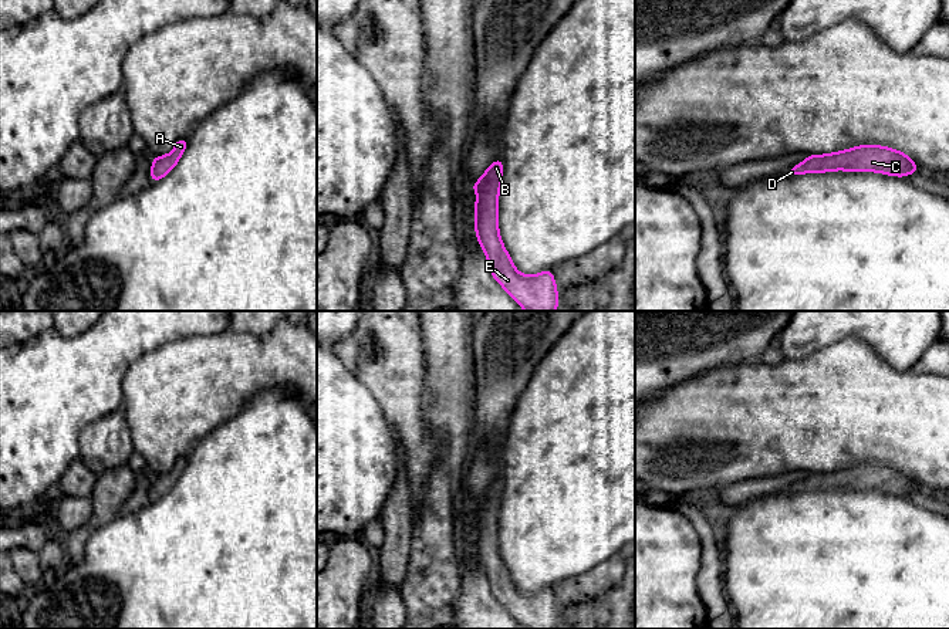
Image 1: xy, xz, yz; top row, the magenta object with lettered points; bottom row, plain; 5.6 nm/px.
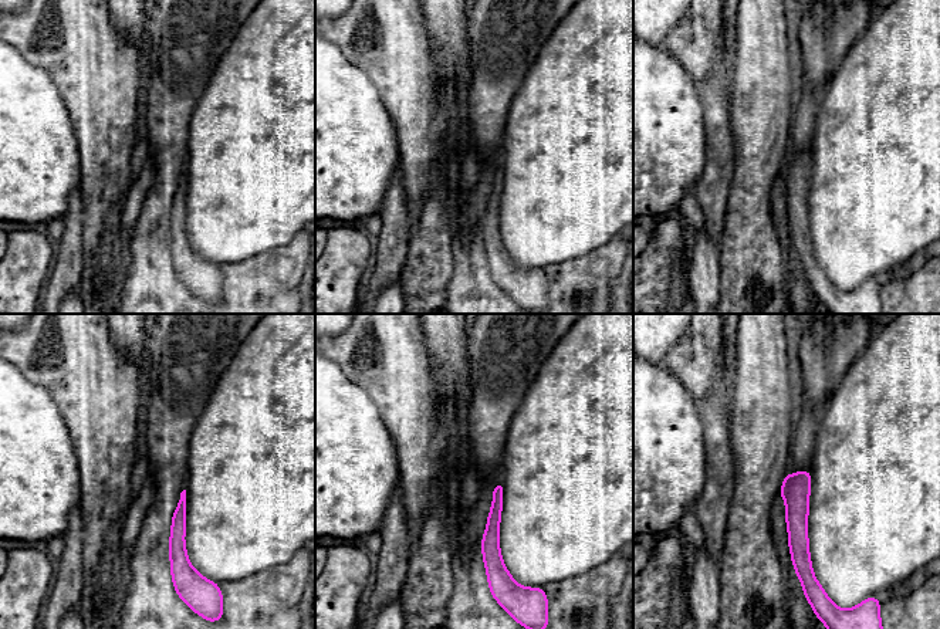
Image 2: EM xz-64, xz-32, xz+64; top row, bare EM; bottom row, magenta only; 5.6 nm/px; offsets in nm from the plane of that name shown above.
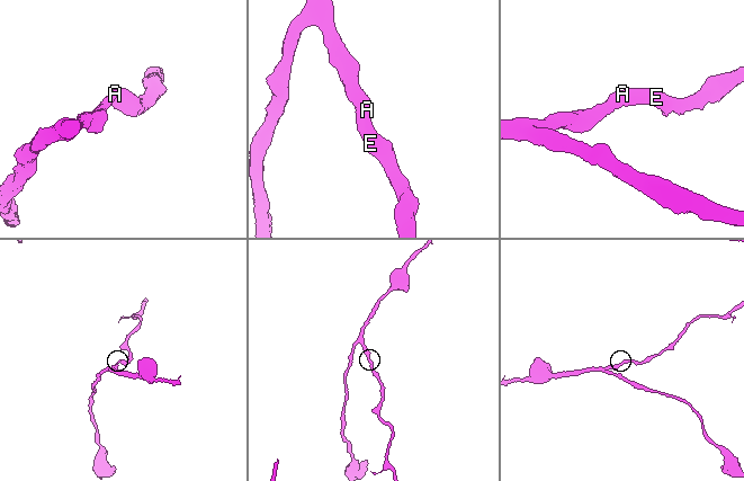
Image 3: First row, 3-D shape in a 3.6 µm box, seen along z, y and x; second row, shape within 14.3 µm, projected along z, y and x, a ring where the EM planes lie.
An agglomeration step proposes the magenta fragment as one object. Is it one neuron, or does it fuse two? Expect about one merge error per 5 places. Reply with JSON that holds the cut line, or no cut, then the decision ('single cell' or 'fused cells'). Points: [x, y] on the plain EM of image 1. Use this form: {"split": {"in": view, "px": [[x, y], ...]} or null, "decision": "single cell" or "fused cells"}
{"split": null, "decision": "single cell"}

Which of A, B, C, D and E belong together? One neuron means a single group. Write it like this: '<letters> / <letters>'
A B C D E

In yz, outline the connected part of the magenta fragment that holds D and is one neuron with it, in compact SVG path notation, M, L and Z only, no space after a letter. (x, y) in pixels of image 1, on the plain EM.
M861 463L827 473L808 473L806 478L787 491L797 494L834 488L878 490L899 496L919 490L913 478L901 469L878 463Z

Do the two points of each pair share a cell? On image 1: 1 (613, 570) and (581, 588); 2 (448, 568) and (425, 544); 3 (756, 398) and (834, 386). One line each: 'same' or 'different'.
1: same
2: same
3: same

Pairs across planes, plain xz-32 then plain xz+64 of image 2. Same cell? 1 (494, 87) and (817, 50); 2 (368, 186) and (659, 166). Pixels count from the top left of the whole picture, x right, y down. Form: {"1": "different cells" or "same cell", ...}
{"1": "same cell", "2": "same cell"}

